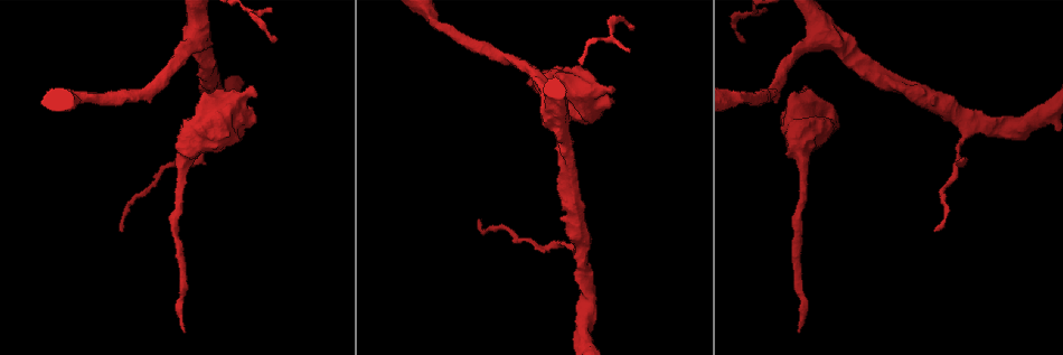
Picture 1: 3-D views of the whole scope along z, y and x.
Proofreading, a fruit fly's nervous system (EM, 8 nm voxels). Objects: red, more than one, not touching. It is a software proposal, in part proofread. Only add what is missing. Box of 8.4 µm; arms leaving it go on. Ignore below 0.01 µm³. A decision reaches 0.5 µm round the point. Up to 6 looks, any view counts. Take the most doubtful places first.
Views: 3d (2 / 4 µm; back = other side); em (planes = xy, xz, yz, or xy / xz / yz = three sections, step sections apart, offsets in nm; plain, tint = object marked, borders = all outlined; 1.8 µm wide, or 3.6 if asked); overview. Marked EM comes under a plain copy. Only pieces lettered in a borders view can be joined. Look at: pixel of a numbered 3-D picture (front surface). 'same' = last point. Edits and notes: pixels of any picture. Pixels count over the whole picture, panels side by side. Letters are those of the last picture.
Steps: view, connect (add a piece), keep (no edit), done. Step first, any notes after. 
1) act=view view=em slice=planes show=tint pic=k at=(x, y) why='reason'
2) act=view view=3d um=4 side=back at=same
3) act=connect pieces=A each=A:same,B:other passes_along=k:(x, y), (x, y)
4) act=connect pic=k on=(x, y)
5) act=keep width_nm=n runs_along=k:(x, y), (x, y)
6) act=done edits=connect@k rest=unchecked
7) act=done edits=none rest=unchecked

act=view view=em slice=planes show=borders pic=1 at=(799, 333) why='tapers out'

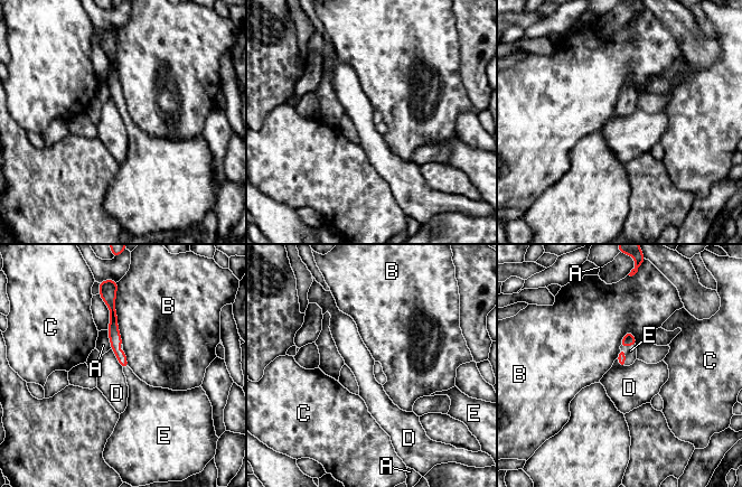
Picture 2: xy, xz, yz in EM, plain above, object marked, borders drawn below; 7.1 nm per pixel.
act=connect pic=2 on=(630, 350) longest_contact=B:380nm each=A:other,B:other,C:other,D:other,E:same found='the cell continues'

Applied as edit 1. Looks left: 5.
act=view view=3d um=4 pic=1 at=(631, 29) why='tapers out'

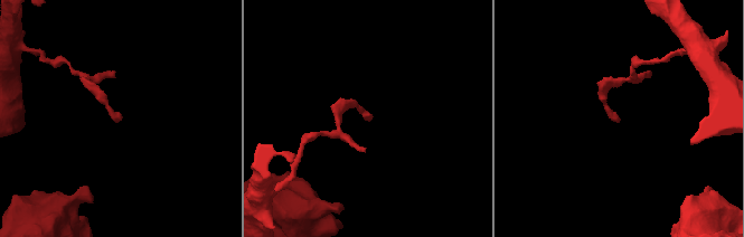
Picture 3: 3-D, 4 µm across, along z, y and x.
act=view view=em slice=planes show=borders pic=3 at=(118, 121)

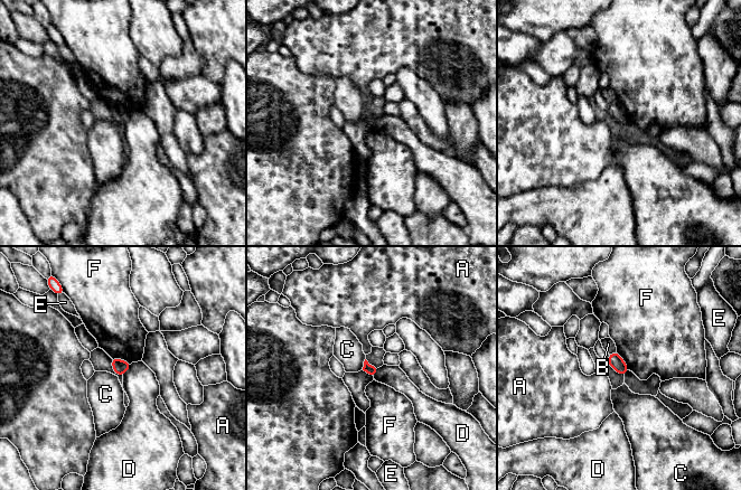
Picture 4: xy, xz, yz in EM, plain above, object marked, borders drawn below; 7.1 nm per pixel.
act=keep each=A:other,B:other,C:other,D:other,E:other,F:other border=4:(131, 364), (123, 375) found='no lettered piece goes on from it'

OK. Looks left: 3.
act=done edits=connect@2 rest=unchecked

